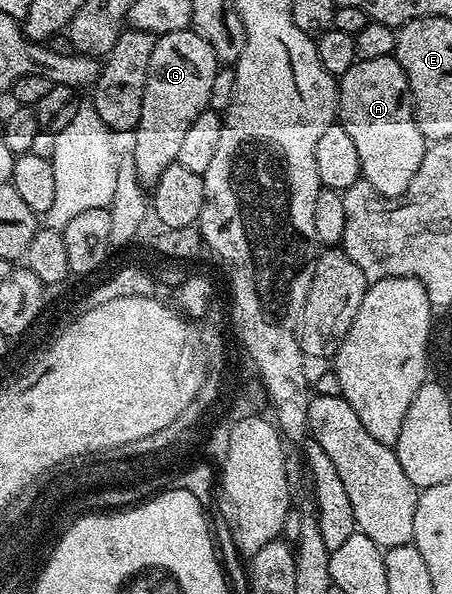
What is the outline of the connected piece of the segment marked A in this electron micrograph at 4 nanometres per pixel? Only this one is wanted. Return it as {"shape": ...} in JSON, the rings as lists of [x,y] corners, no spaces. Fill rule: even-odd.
{"shape":[[[392,55],[374,58],[371,61],[357,60],[339,77],[337,86],[336,119],[351,134],[351,142],[355,142],[355,151],[359,154],[361,180],[370,184],[380,196],[402,196],[411,186],[411,178],[419,170],[423,162],[423,154],[427,147],[424,134],[413,117],[413,101],[409,94],[409,79],[403,66]]]}

